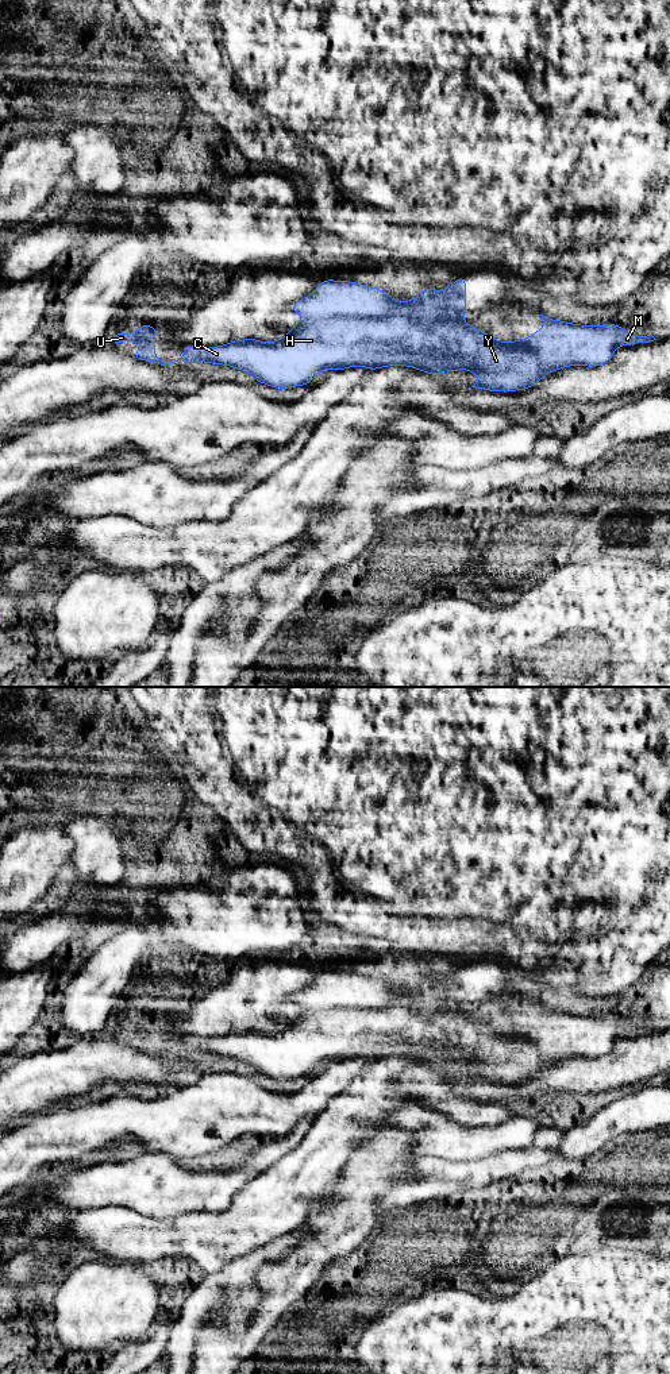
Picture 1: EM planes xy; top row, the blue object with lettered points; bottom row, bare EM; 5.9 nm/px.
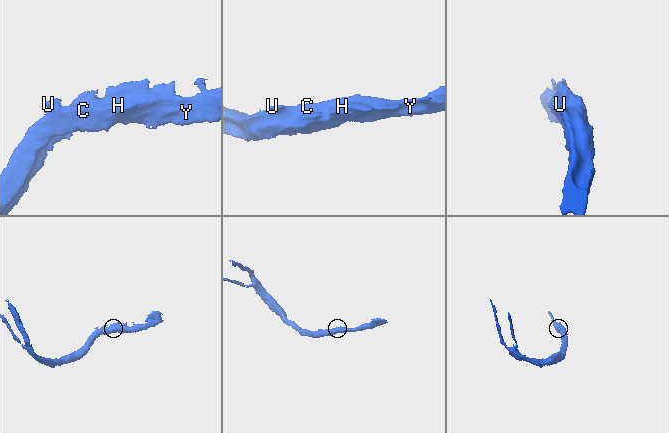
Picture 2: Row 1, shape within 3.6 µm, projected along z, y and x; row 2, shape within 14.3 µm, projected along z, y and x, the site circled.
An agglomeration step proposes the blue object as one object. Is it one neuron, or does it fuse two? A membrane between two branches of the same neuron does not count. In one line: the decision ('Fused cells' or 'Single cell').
Fused cells

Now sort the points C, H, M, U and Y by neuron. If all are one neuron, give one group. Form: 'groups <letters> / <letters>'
groups C H U Y / M

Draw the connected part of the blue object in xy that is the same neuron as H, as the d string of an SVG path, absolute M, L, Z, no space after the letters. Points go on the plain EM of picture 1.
M404 1003L390 1008L373 1010L328 1010L313 1012L303 1010L299 1015L277 1033L259 1033L253 1028L235 1031L219 1038L193 1037L182 1041L181 1055L205 1053L211 1055L224 1055L249 1064L257 1073L265 1074L280 1081L309 1076L311 1072L327 1060L332 1062L362 1057L377 1061L389 1057L408 1057L427 1065L442 1065L444 1062L469 1061L478 1066L471 1078L488 1082L516 1082L525 1081L538 1074L547 1065L558 1061L548 1060L531 1039L525 1037L496 1035L492 1027L478 1022L462 1011L438 1011L424 1015L411 1010Z

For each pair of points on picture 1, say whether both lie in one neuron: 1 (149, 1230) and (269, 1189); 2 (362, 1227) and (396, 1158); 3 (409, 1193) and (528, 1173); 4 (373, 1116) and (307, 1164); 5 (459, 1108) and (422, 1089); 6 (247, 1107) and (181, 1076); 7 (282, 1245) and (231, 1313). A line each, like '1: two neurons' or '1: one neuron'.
1: one neuron
2: one neuron
3: one neuron
4: one neuron
5: one neuron
6: two neurons
7: one neuron

